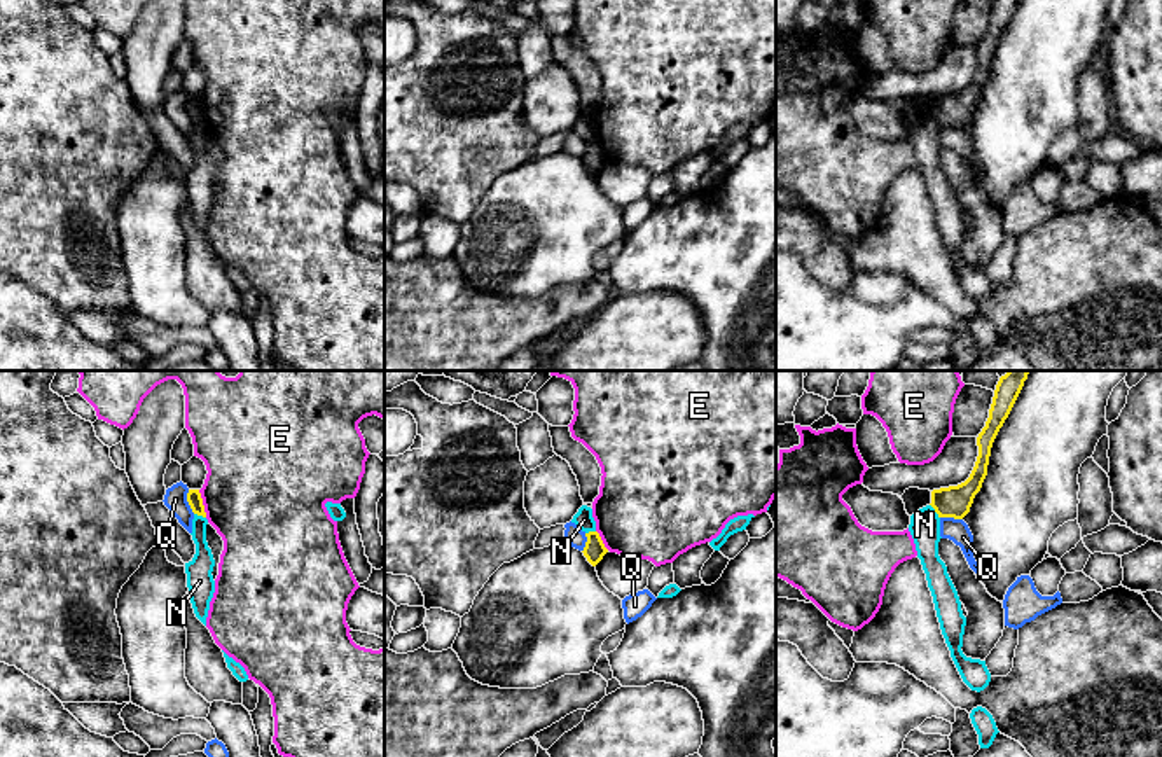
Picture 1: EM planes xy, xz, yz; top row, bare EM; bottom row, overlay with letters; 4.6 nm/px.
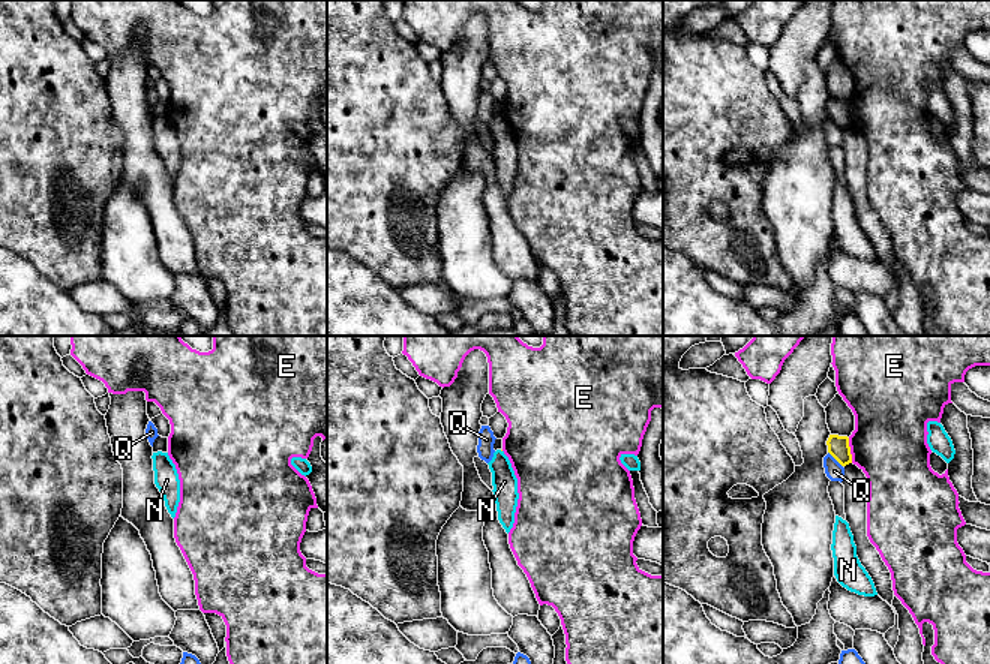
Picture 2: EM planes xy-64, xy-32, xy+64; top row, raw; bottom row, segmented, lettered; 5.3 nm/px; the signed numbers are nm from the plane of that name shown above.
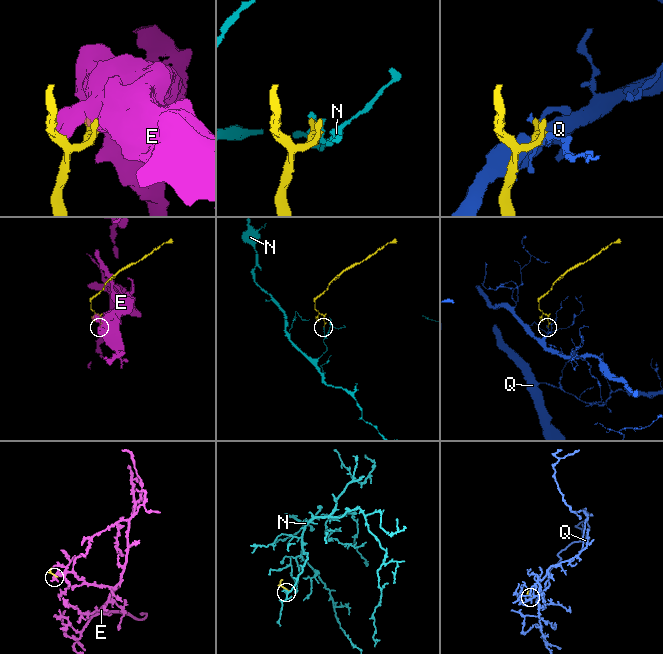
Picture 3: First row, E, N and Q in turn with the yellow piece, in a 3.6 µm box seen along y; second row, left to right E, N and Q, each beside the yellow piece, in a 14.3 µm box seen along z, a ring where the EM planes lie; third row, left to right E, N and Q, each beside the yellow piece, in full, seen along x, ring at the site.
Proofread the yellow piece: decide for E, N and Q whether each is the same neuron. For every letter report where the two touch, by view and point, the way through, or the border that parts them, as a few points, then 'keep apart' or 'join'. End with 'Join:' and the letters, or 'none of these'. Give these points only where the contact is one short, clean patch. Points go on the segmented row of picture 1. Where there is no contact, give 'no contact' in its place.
E: meets yellow in xy at (201, 504); keep apart
N: meets yellow in yz at (935, 511); border along yz (930, 504), (939, 518); keep apart
Q: meets yellow in xy at (187, 500); keep apart
Join: none of these

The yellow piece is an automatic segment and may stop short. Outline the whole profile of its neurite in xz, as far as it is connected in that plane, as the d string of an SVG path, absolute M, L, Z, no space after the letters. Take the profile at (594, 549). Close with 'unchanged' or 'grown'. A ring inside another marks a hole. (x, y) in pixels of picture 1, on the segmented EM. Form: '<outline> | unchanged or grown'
M589 531L585 533L585 537L587 537L587 542L582 552L587 558L587 561L592 566L596 566L603 559L603 556L608 552L608 549L605 547L598 531Z | unchanged

